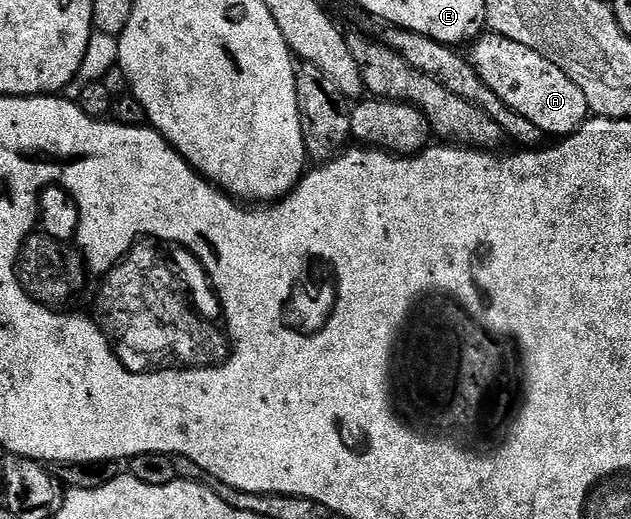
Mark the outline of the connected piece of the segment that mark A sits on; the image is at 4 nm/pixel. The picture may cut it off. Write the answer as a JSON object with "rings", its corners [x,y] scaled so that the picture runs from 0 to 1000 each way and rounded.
{"rings":[[[784,64],[762,66],[745,96],[758,148],[764,148],[764,156],[770,156],[770,164],[777,164],[815,218],[824,218],[834,233],[853,241],[864,262],[906,260],[933,227],[929,179],[922,179],[884,125],[872,125],[859,102],[846,102],[846,94],[834,94],[834,87],[821,87],[821,79],[808,79]]]}

